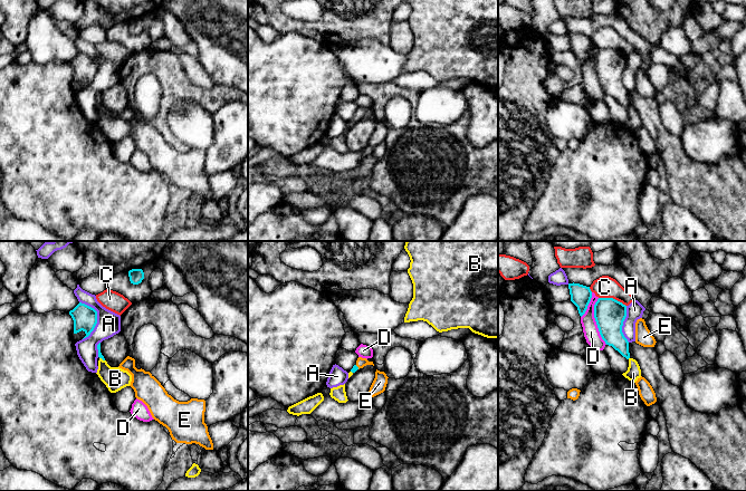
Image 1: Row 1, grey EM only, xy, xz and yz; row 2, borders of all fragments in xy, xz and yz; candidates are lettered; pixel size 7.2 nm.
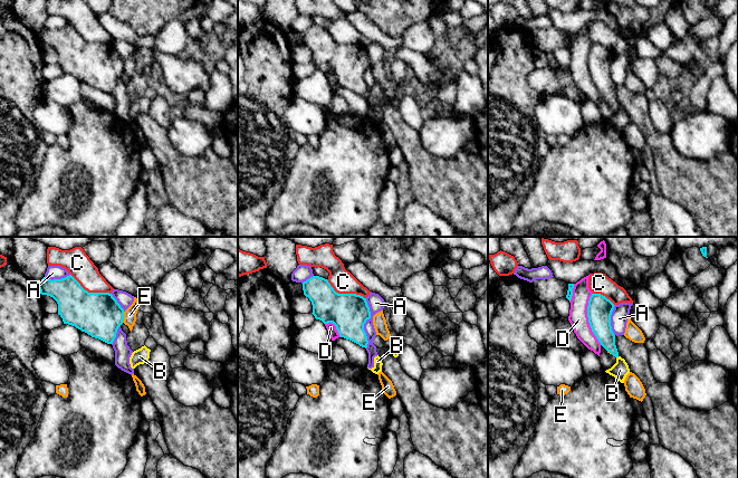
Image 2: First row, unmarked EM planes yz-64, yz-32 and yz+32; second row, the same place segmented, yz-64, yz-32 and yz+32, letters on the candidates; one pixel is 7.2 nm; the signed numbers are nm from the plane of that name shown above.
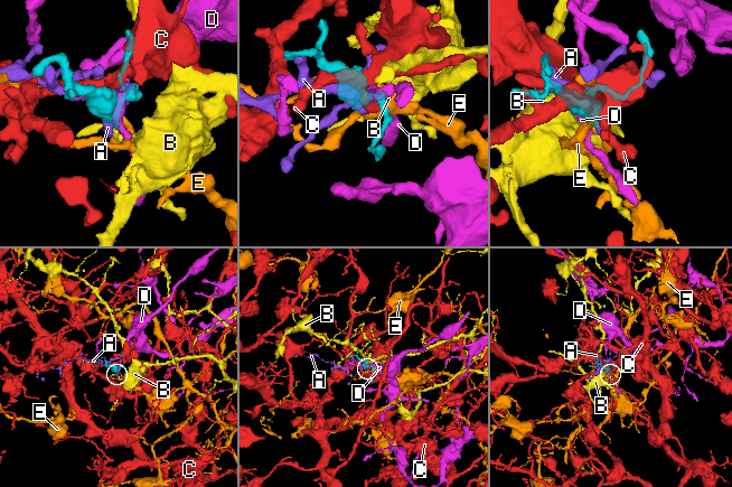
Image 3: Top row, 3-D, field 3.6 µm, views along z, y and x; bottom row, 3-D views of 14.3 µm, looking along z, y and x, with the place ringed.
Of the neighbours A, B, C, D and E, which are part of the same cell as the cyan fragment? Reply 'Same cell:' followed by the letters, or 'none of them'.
Same cell: E

